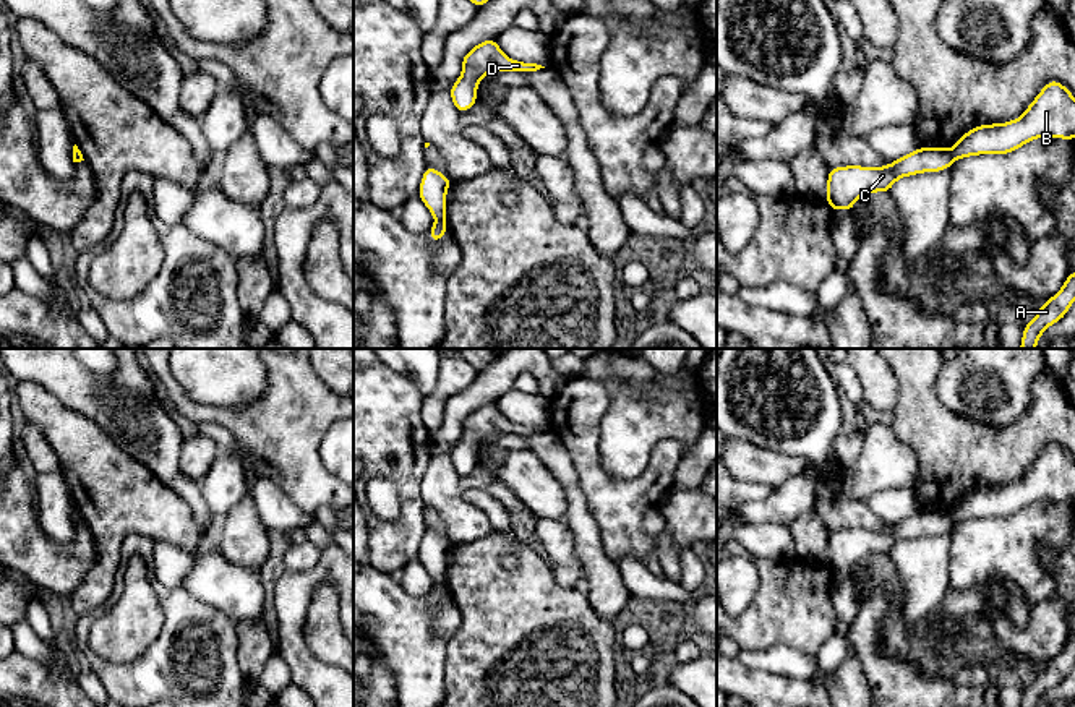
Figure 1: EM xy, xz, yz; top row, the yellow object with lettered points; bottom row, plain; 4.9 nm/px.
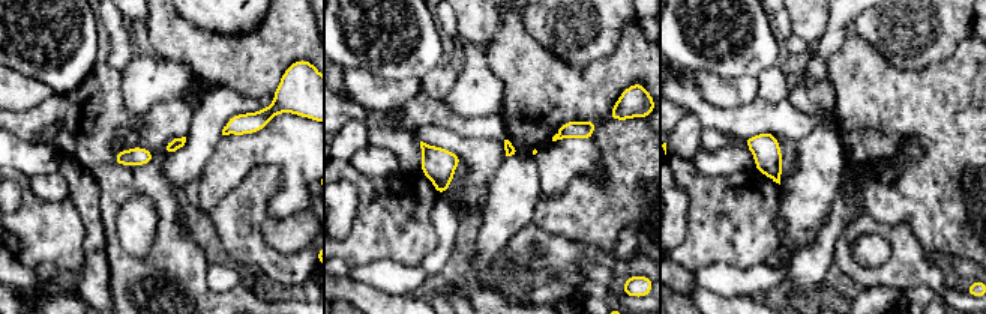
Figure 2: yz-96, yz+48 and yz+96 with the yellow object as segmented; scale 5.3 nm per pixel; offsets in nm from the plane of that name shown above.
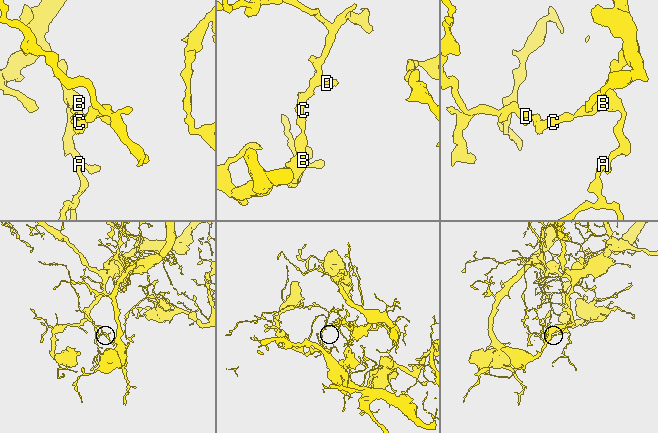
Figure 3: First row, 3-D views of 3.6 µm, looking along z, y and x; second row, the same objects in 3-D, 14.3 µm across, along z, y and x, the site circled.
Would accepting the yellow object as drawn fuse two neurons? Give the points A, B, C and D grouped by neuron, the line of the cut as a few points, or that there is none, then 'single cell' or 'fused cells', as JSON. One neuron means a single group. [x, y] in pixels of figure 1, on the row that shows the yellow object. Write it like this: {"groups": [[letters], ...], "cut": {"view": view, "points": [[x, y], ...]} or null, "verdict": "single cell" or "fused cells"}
{"groups": [["A", "B"], ["C", "D"]], "cut": {"view": "xz", "points": [[436, 219], [445, 221]]}, "verdict": "fused cells"}

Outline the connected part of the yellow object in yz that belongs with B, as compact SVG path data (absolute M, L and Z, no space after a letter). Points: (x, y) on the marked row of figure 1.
M1051 79L1025 114L1005 123L976 125L950 149L953 161L979 154L1010 154L1036 138L1075 139L1075 97Z

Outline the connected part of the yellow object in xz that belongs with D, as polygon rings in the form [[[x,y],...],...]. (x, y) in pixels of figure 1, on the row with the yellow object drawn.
[[[488,39],[470,49],[462,58],[462,73],[459,79],[451,86],[451,99],[459,114],[467,112],[477,104],[477,88],[480,79],[491,71],[537,71],[545,68],[537,63],[517,62],[503,54],[496,39]]]

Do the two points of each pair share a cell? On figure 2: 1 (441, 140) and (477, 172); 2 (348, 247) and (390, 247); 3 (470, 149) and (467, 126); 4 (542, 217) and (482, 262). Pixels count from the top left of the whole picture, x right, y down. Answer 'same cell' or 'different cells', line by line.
1: same cell
2: same cell
3: different cells
4: different cells

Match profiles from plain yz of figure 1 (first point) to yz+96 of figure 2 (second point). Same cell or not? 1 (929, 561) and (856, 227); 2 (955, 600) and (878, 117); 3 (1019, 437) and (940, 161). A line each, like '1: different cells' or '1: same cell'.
1: different cells
2: same cell
3: same cell

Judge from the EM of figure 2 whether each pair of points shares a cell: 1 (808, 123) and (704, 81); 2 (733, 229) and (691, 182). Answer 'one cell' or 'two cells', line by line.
1: two cells
2: one cell

